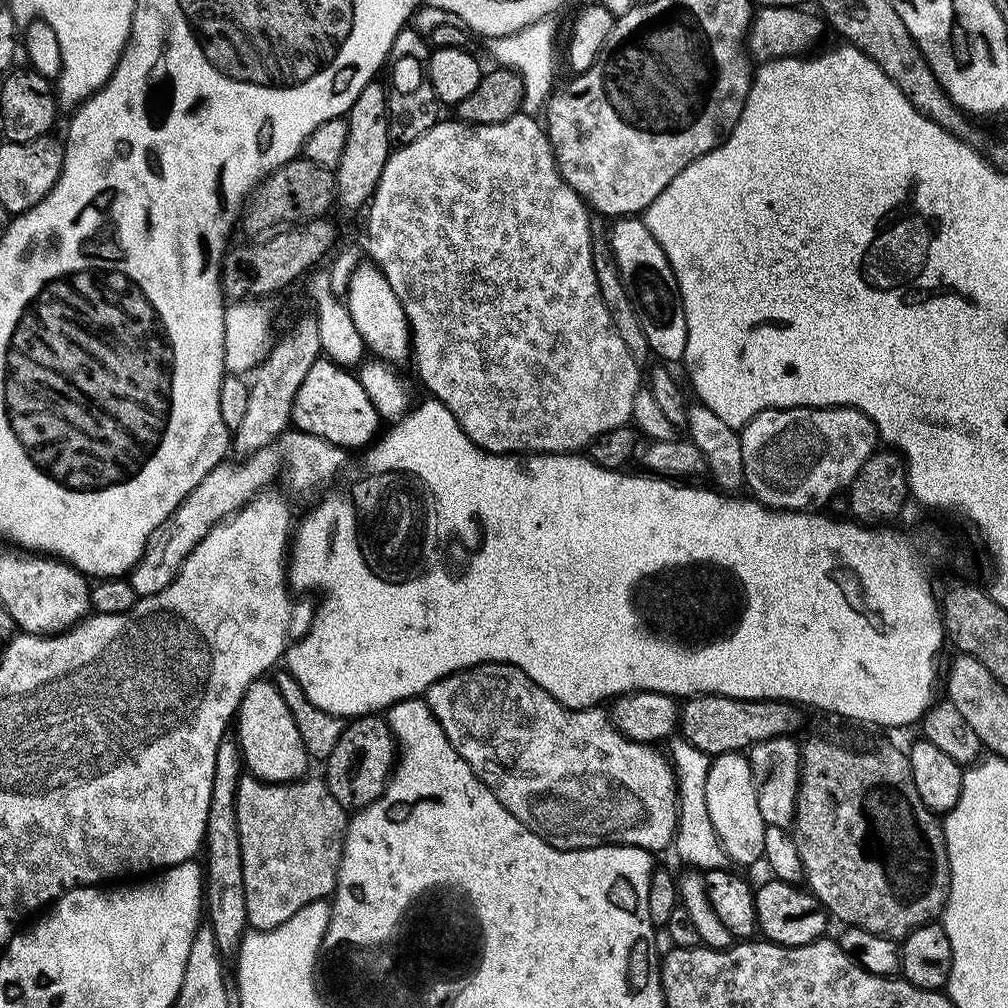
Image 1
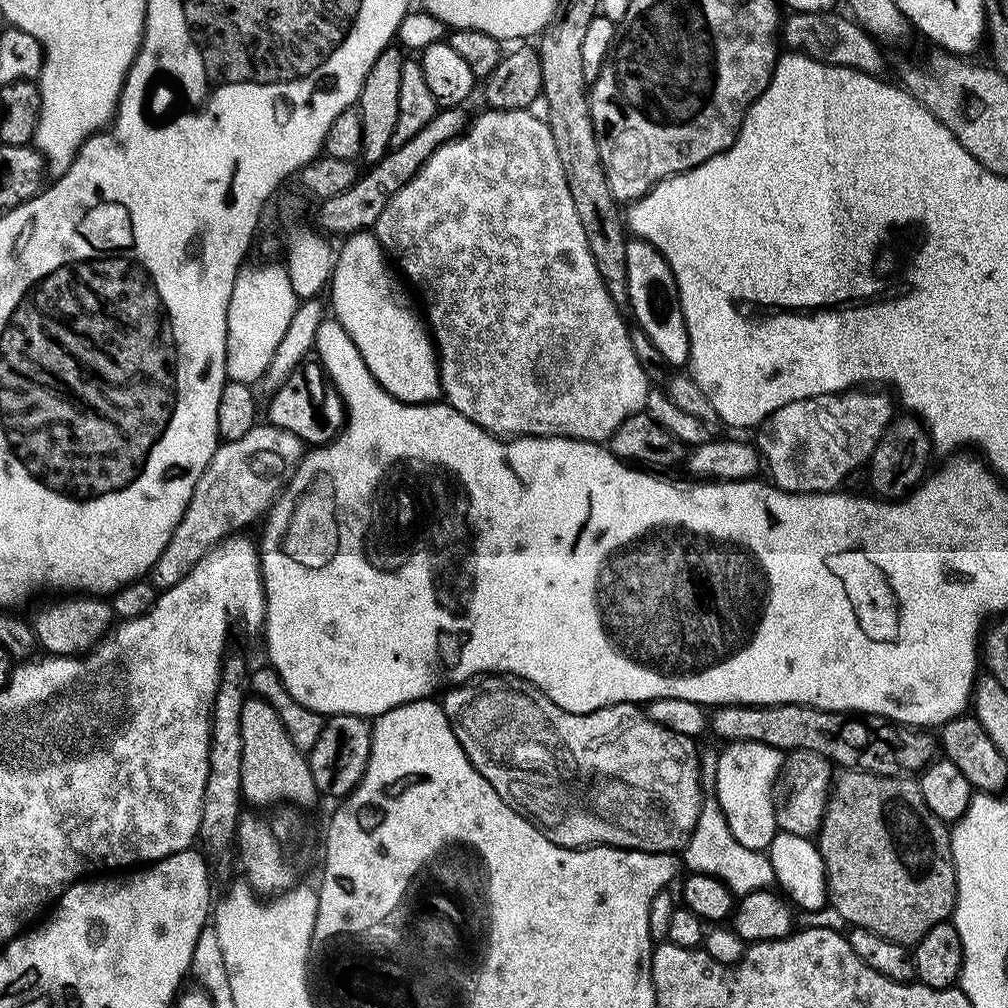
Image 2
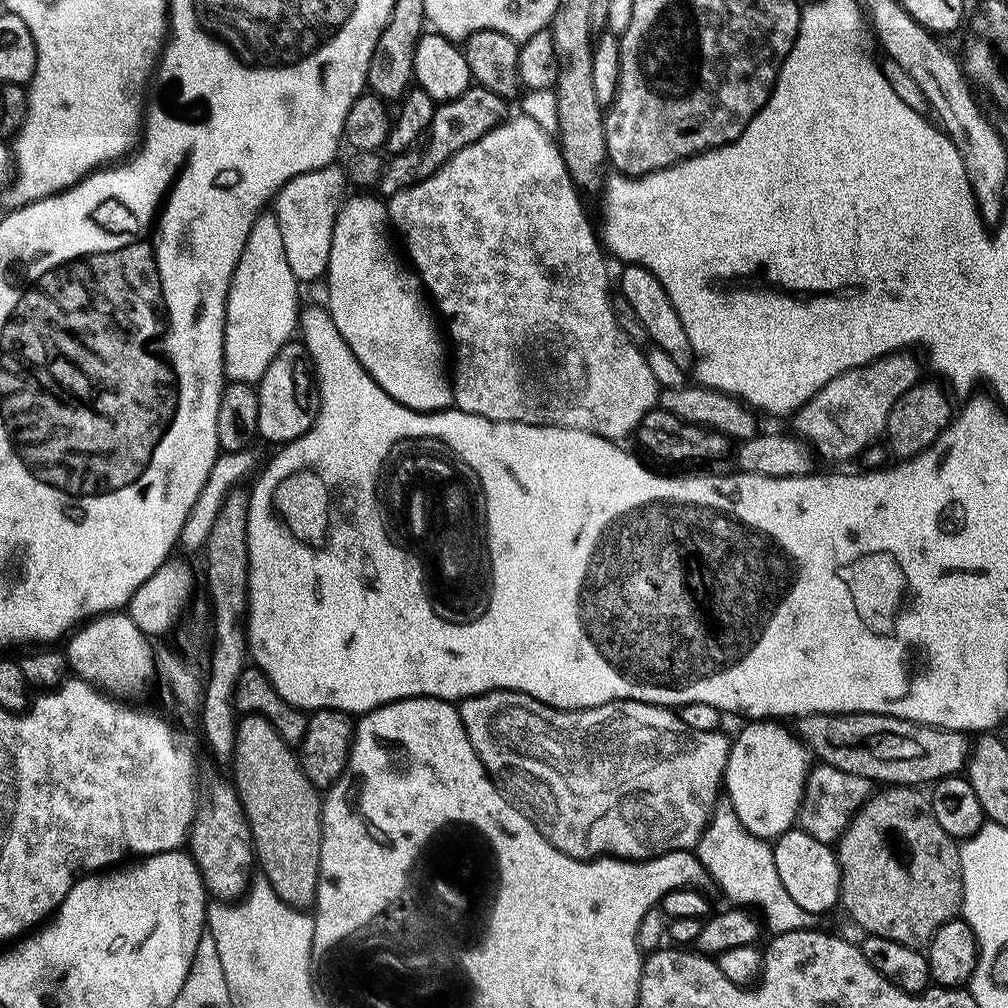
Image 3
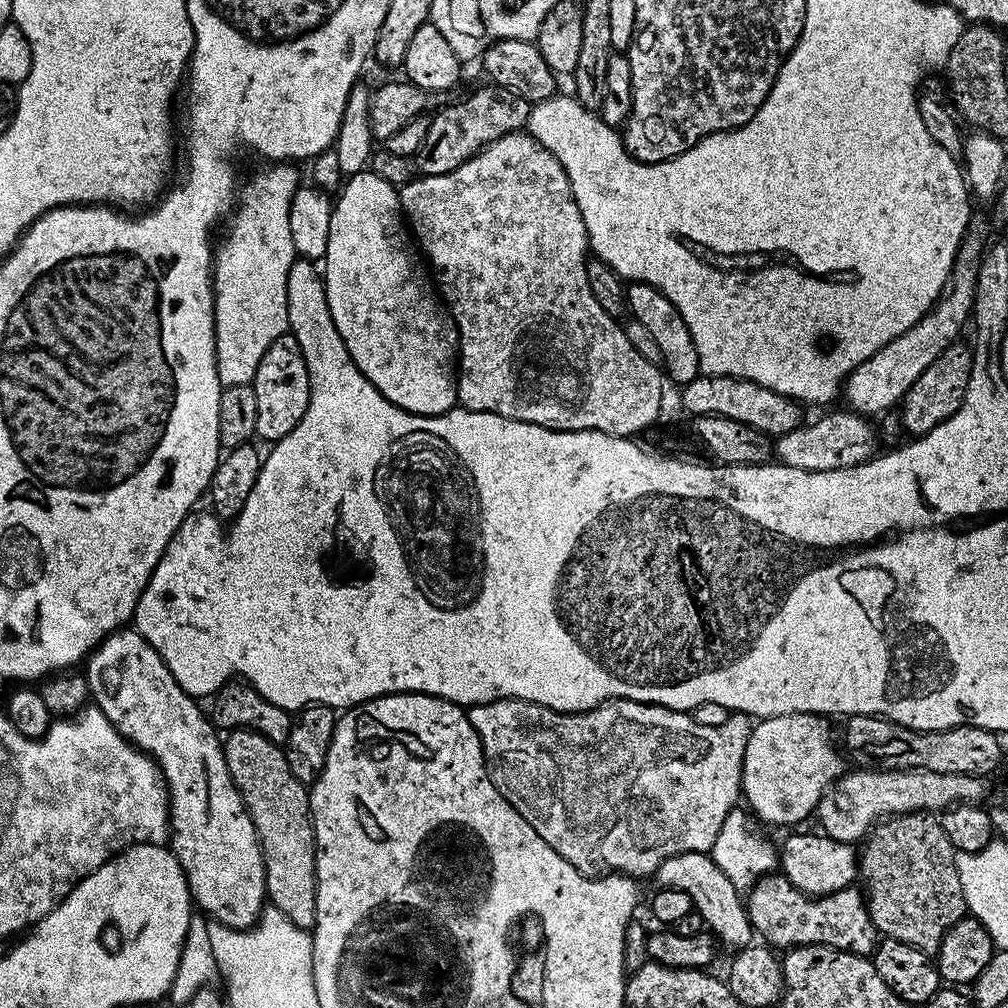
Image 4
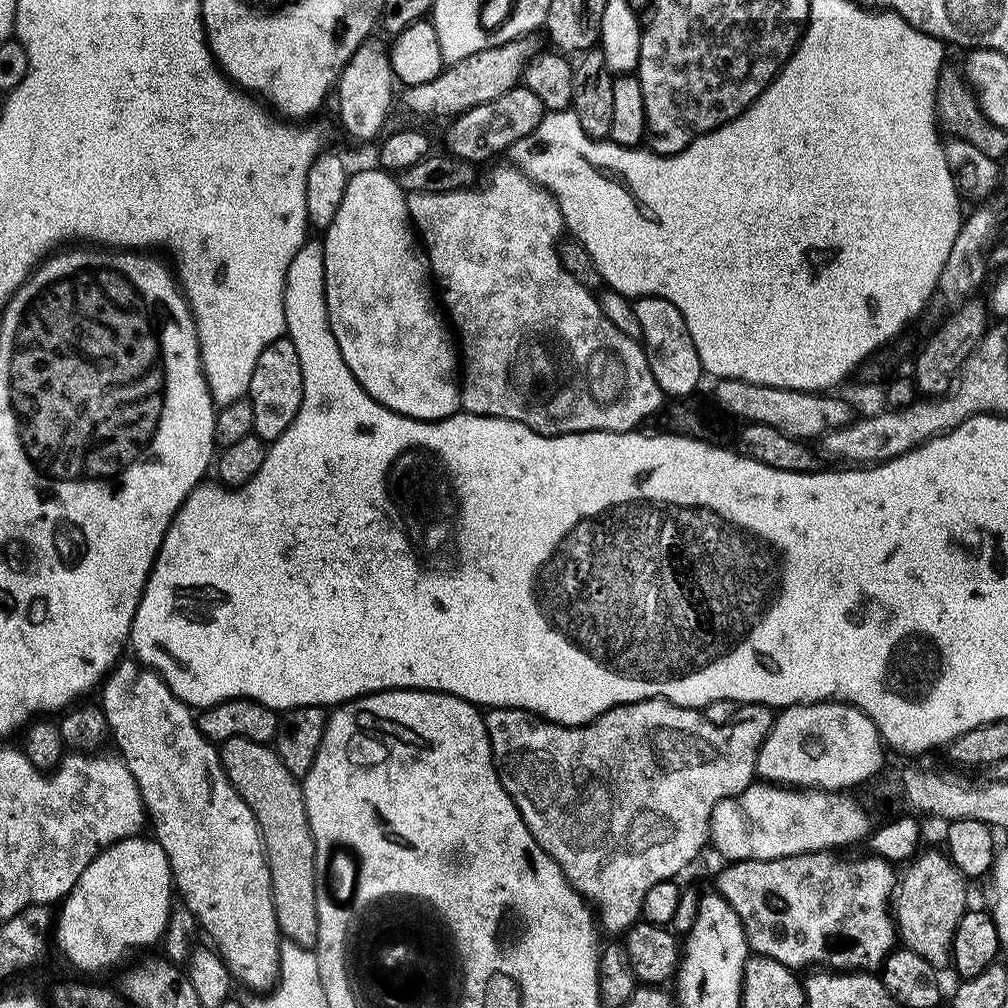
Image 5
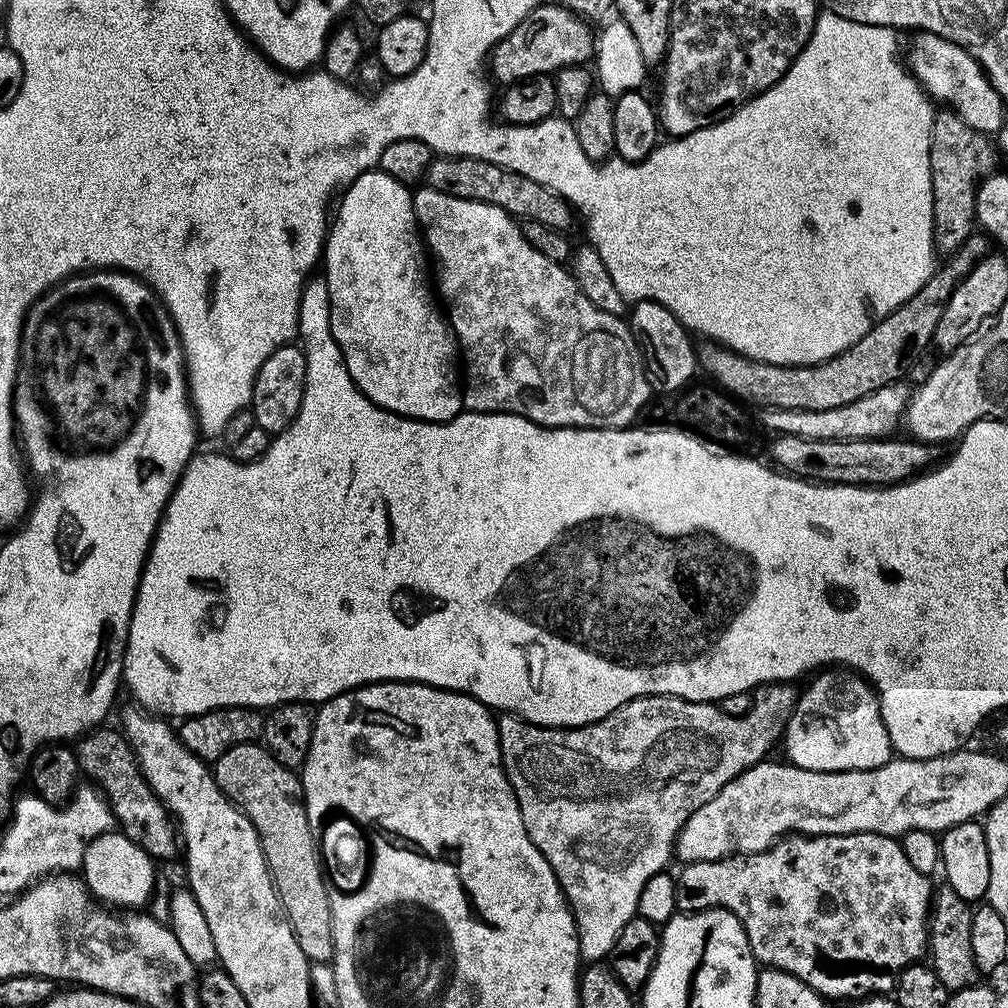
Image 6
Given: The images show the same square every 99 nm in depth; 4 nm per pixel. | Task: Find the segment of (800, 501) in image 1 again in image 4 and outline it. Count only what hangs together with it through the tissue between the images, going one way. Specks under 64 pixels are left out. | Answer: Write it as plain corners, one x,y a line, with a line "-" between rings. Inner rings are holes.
975,230
969,231
960,243
946,286
932,309
918,322
914,322
914,326
910,326
906,334
898,334
898,338
886,342
886,346
870,354
870,358
866,358
866,362
859,364
848,375
848,379
843,381
842,396
843,399
848,399
847,407
851,411
876,418
889,409
895,409
903,400
906,390
910,390
910,386
914,386
914,382
922,378
926,366
930,366
930,362
934,362
934,358
938,358
942,350
961,339
960,331
963,330
964,323
969,323
976,301
976,279
985,247
986,239
984,240
983,234

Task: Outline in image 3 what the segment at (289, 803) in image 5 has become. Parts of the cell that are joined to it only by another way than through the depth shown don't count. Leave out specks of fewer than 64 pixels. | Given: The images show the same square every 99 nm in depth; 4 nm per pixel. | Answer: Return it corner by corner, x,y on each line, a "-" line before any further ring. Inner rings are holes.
244,716
236,725
236,749
230,761
231,783
244,808
248,828
252,832
252,847
263,879
291,908
308,910
315,905
316,887
320,877
320,806
321,793
306,778
293,745
287,744
276,727
264,716

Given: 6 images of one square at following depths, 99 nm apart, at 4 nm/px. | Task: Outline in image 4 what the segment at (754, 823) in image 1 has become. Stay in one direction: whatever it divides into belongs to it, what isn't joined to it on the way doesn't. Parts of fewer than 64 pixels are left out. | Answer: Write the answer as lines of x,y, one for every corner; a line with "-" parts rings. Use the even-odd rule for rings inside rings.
799,712
765,717
753,725
743,755
741,791
760,819
786,826
810,818
824,793
844,774
846,765
832,740
830,724
817,713

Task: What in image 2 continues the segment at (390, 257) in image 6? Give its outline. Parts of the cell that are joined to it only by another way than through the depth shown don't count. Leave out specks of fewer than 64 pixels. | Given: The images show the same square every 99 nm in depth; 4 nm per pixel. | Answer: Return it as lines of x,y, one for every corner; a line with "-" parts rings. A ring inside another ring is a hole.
375,231
355,232
352,236
343,237
341,244
344,245
335,253
335,267
330,281
331,315
346,330
346,334
350,334
354,346
358,346
358,354
362,354
370,374
394,399
401,400
404,404
430,404
439,401
442,396
440,361
430,329
422,319
421,313
419,311
416,313
412,309
412,304
404,293
405,285
390,267
385,250
378,242

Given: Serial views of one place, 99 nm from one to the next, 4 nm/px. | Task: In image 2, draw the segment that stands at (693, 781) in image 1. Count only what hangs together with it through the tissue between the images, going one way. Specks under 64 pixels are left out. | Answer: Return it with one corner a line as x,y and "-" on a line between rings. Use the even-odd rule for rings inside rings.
706,748
701,751
700,785
704,798
700,804
698,822
682,850
682,862
691,872
706,873
719,878
739,898
760,888
769,889
775,883
775,878
767,853
740,844
727,824
715,792
718,755
717,749

